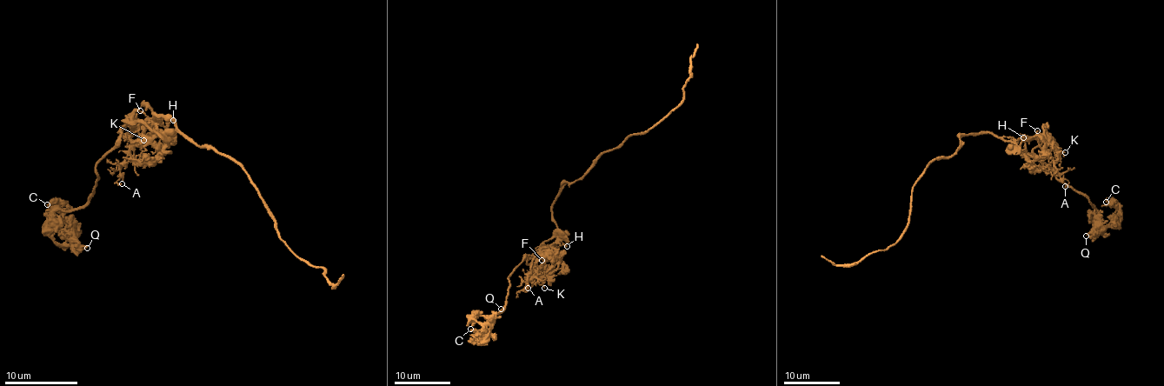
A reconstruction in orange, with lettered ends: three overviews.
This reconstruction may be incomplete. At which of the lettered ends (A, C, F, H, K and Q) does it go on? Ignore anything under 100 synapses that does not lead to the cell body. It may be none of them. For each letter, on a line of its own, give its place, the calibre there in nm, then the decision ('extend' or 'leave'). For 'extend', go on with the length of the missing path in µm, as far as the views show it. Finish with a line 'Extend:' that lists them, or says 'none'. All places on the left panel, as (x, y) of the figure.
A: (122, 183) | 150 nm | leave
C: (47, 204) | 440 nm | leave
F: (140, 110) | 200 nm | leave
H: (173, 120) | 280 nm | leave
K: (143, 140) | 190 nm | leave
Q: (87, 248) | 200 nm | leave
Extend: none

